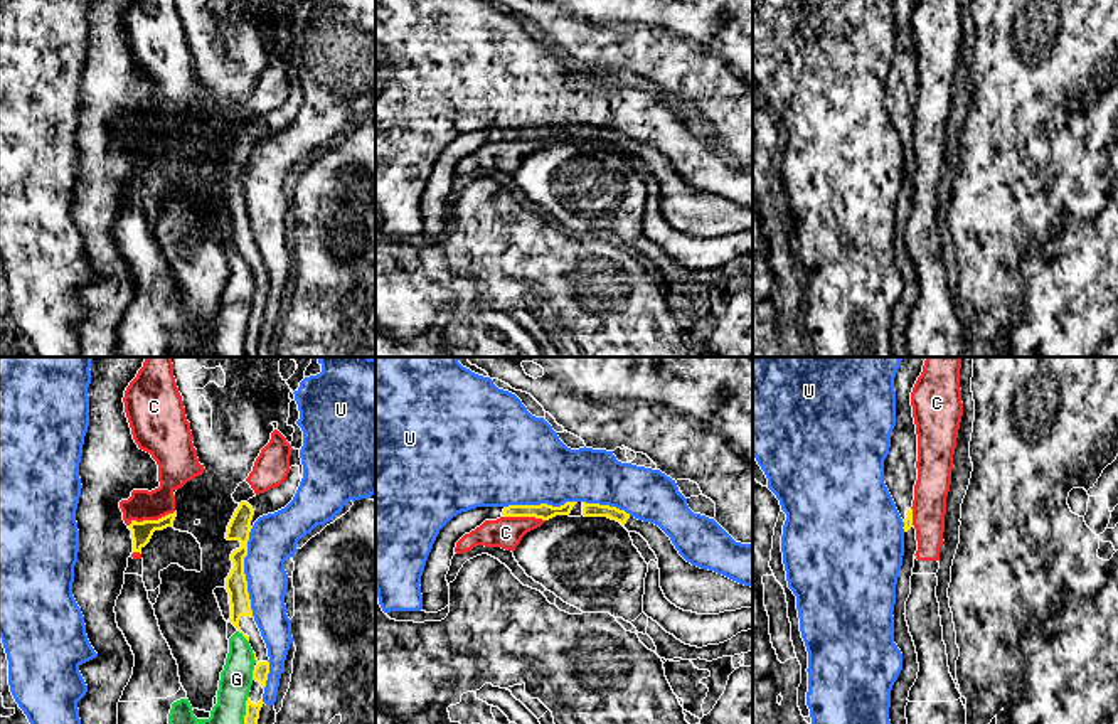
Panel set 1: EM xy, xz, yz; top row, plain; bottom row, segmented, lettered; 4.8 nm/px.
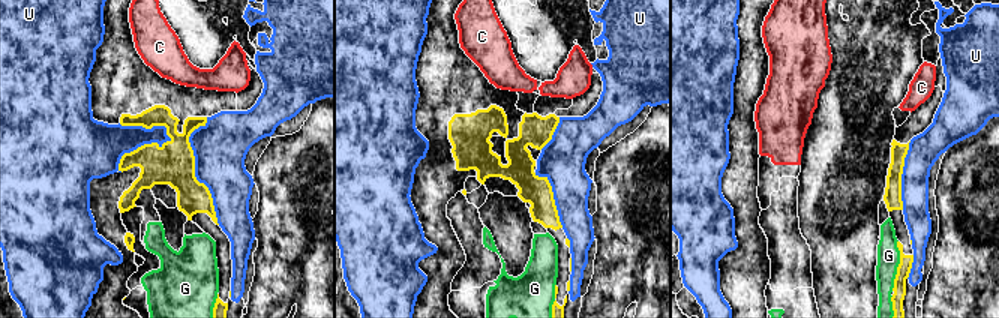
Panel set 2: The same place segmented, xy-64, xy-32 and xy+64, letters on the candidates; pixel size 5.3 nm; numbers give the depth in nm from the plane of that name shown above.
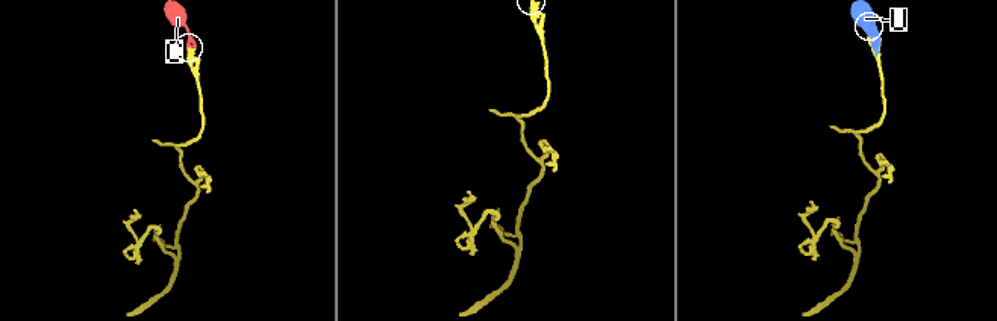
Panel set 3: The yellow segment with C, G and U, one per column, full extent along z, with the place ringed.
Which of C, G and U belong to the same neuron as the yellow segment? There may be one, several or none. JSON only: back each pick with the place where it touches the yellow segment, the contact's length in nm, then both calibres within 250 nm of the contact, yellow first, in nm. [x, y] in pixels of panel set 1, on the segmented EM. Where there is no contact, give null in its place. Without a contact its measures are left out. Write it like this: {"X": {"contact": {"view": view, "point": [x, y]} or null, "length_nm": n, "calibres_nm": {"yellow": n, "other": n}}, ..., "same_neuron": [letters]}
{"same_neuron": []}

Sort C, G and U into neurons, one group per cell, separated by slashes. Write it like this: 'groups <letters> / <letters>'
groups C G / U

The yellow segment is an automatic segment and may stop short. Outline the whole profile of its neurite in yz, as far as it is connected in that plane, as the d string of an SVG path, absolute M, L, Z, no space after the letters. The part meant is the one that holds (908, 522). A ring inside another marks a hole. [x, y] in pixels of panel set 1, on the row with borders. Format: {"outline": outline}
{"outline": "M902 357L894 377L896 426L891 433L889 455L884 460L884 483L904 522L904 556L896 584L894 643L902 653L902 670L891 690L891 724L908 724L906 705L909 690L919 672L918 653L906 621L906 601L911 594L914 554L918 551L916 529L913 525L914 485L918 480L918 434L913 418L911 392L923 372L926 357Z"}

